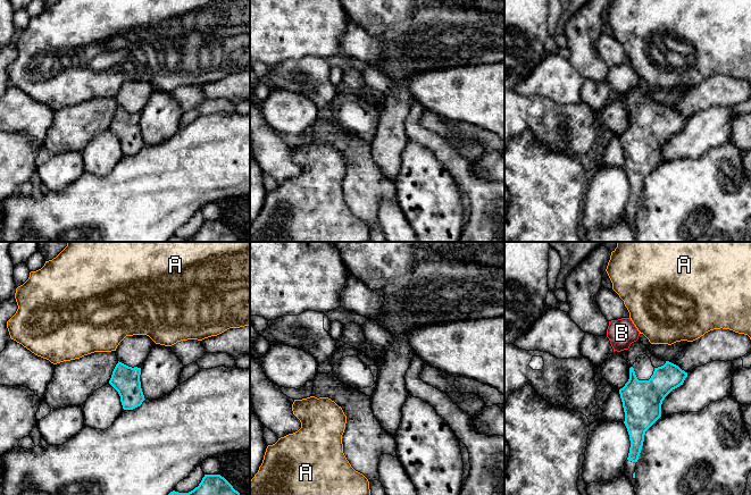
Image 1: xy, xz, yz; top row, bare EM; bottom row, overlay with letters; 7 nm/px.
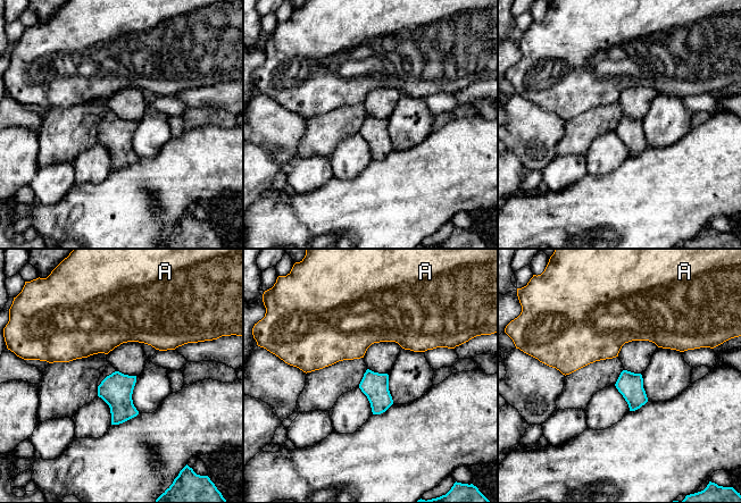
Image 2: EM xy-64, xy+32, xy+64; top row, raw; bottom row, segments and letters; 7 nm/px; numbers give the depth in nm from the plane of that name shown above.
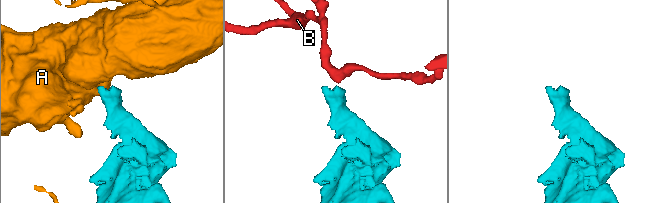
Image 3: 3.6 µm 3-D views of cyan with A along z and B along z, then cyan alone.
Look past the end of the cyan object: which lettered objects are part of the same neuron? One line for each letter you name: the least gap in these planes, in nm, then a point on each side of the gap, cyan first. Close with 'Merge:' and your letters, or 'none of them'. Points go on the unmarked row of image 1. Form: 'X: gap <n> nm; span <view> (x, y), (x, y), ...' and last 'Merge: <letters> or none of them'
Merge: none of them

